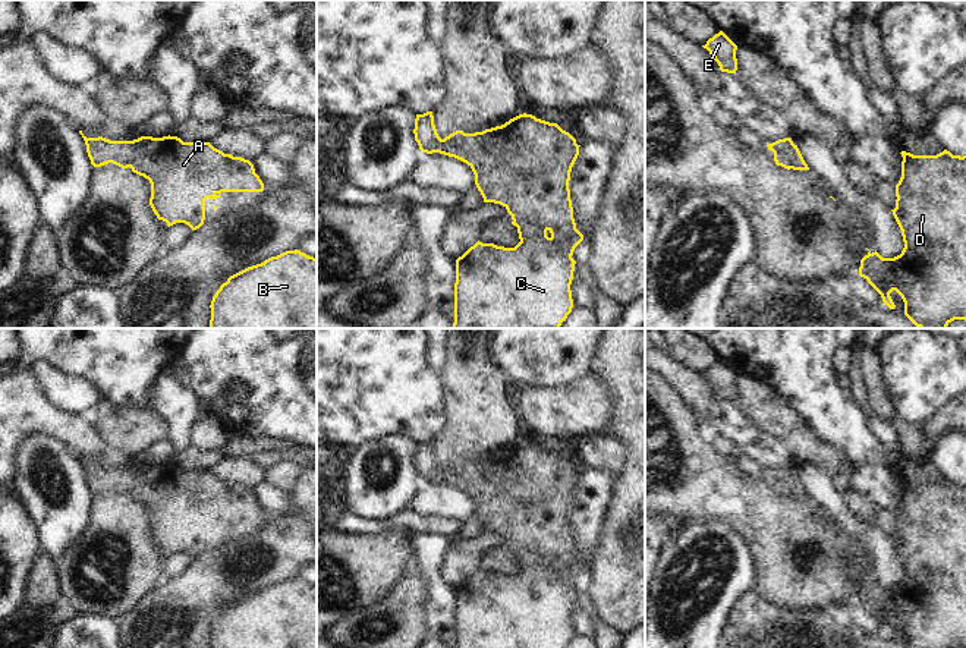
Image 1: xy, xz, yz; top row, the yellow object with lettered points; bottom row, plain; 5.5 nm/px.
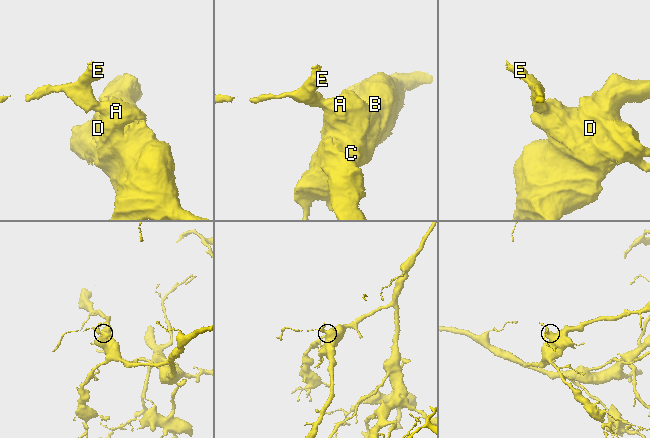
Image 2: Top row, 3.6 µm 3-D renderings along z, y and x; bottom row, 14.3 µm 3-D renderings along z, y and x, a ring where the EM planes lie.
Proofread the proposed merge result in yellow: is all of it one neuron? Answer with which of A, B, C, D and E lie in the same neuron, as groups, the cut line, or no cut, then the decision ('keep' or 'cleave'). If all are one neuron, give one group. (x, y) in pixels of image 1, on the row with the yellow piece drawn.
A B C D E | no cut | keep

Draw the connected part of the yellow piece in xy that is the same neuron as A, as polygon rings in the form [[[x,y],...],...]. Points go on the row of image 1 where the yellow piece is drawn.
[[[79,133],[94,167],[113,163],[150,180],[150,205],[169,227],[185,223],[192,230],[199,229],[205,220],[205,199],[217,199],[221,192],[264,191],[249,160],[224,154],[210,142],[183,142],[170,135],[110,141]]]

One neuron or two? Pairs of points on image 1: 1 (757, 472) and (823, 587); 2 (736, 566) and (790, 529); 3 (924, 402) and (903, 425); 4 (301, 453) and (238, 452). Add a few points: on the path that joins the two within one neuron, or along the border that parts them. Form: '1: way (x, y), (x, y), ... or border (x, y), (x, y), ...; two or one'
1: border (735, 464), (754, 478), (768, 478); two
2: border (730, 527), (742, 537), (754, 559), (757, 587); two
3: border (899, 417), (916, 425); two
4: way (285, 447), (279, 444), (254, 444); one

